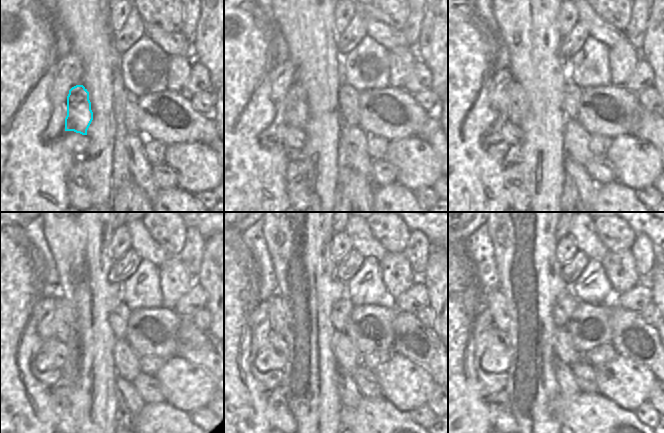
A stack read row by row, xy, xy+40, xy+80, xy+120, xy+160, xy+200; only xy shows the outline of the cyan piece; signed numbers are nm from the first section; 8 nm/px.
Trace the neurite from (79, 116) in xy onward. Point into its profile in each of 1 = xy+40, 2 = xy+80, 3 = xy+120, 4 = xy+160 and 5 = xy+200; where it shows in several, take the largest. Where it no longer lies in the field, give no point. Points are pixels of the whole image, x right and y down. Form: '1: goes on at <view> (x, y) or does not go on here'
1: goes on at xy+40 (296, 106)
2: goes on at xy+80 (518, 102)
3: goes on at xy+120 (63, 320)
4: goes on at xy+160 (279, 315)
5: goes on at xy+200 (496, 301)

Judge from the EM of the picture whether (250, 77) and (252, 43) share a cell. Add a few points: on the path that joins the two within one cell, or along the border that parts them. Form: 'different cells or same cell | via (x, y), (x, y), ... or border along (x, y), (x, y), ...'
same cell | via (250, 69), (250, 51)

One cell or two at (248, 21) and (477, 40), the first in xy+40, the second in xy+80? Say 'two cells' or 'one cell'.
one cell

